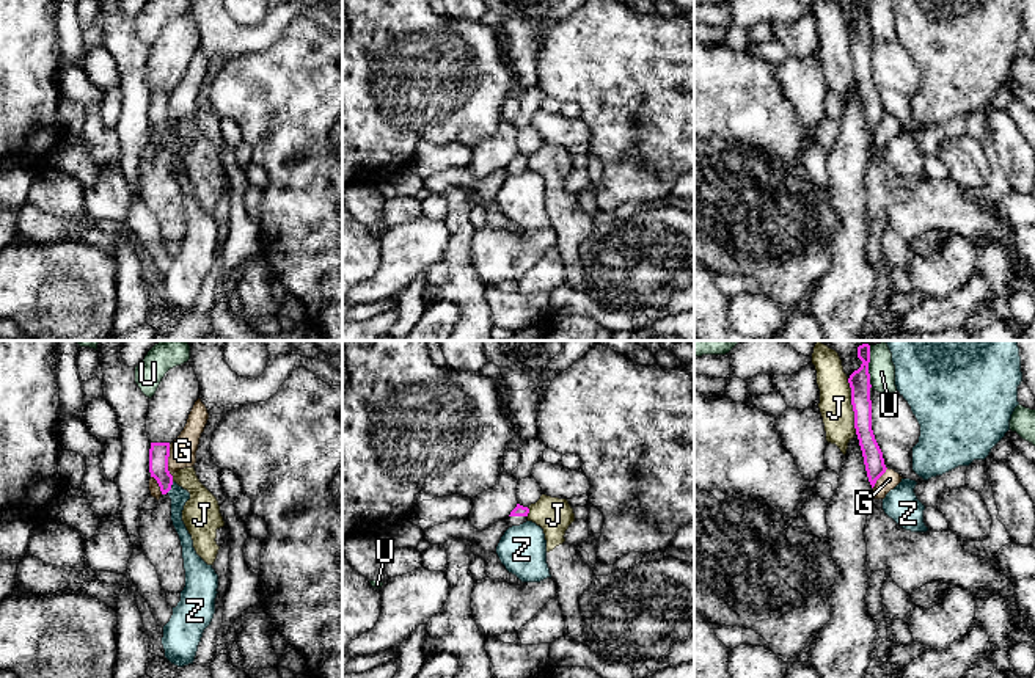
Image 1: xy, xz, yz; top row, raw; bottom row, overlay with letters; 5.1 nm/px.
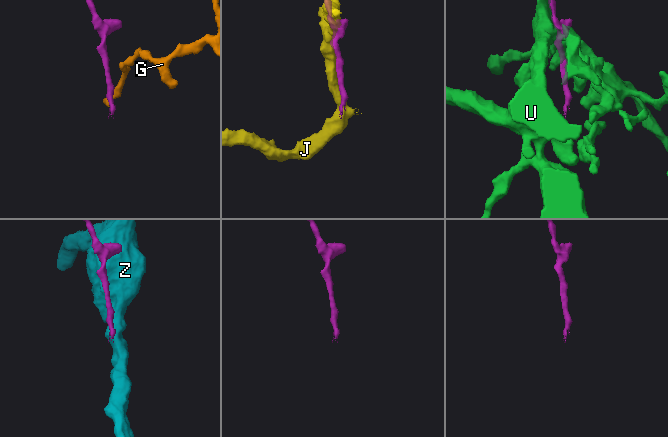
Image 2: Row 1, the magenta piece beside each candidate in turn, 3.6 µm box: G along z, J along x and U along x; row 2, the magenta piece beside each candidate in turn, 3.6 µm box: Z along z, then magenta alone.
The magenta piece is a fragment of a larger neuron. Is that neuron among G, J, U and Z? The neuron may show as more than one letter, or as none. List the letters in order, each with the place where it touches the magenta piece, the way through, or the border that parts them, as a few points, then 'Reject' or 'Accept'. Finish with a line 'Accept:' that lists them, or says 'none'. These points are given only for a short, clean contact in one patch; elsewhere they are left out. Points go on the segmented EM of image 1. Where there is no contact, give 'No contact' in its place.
G: Touches magenta at xy (167, 460). Boundary: xy (168, 444), (168, 473), (171, 476). Reject
J: Touches magenta at yz (853, 407). Reject
U: Touches magenta at yz (867, 366). Boundary: yz (869, 346), (869, 382), (872, 385). Reject
Z: Touches magenta at xy (170, 487). Reject
Accept: none

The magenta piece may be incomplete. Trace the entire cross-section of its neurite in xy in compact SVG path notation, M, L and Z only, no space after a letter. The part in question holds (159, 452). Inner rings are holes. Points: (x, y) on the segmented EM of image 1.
M151 443L149 472L160 487L162 496L155 508L141 515L140 549L155 567L165 593L181 593L185 587L185 570L179 535L171 521L168 491L173 476L168 471L170 443Z

